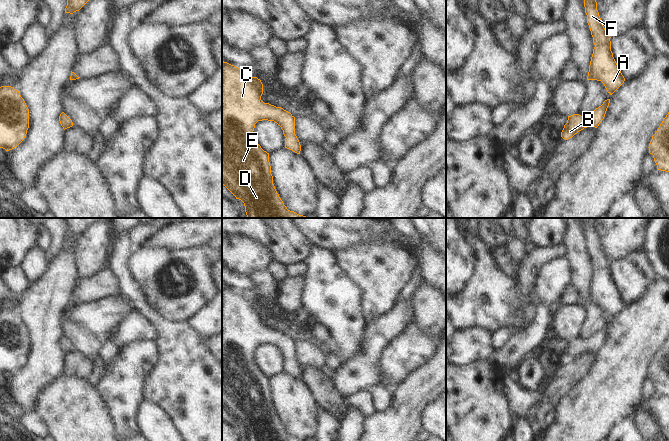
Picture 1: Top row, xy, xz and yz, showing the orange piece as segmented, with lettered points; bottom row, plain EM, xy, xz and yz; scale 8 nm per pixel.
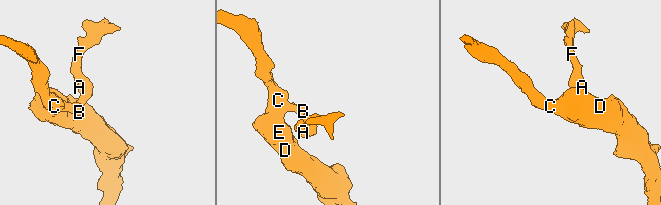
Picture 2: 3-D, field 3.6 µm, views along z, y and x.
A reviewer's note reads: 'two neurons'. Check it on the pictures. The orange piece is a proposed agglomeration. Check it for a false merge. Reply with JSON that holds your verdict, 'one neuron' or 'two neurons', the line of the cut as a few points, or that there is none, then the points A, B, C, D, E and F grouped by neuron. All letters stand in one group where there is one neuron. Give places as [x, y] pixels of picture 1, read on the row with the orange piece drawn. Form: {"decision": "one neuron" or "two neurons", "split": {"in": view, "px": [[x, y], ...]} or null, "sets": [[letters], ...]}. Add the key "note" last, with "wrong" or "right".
{"decision": "one neuron", "split": null, "sets": [["A", "B", "C", "D", "E", "F"]], "note": "wrong"}

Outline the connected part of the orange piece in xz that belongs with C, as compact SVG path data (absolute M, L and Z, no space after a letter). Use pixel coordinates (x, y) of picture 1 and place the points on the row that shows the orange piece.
M222 61L222 184L244 203L247 218L307 218L284 205L273 184L269 153L255 141L253 134L258 121L274 121L286 137L285 148L300 154L295 117L281 107L264 103L262 94L260 79L246 77L241 68Z

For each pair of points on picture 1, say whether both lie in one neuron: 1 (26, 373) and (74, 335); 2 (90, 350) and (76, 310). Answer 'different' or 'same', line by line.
1: different
2: different

